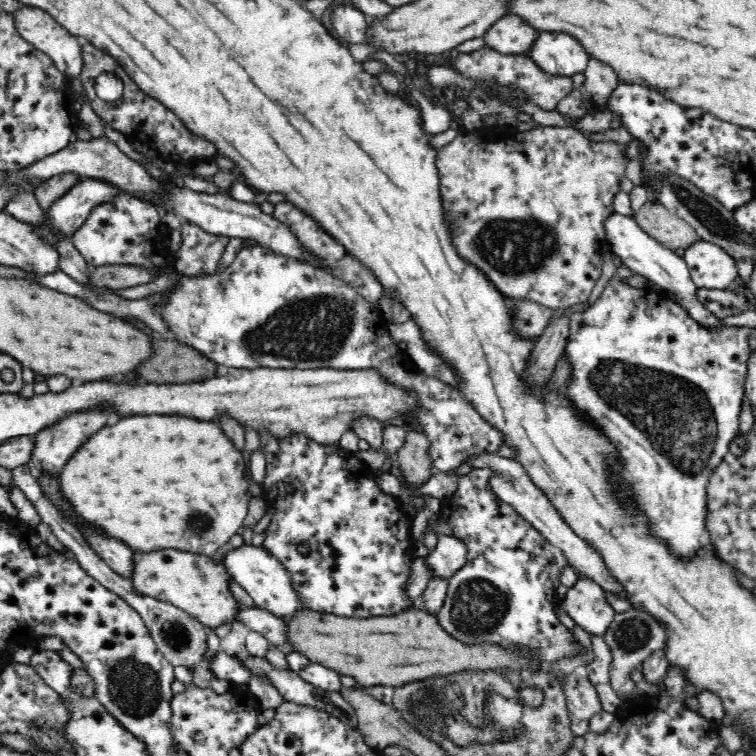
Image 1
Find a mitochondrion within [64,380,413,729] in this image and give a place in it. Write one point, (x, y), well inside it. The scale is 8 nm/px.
(134, 687)

